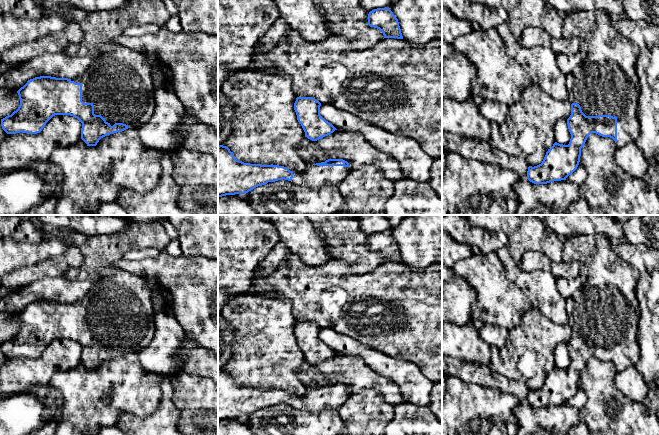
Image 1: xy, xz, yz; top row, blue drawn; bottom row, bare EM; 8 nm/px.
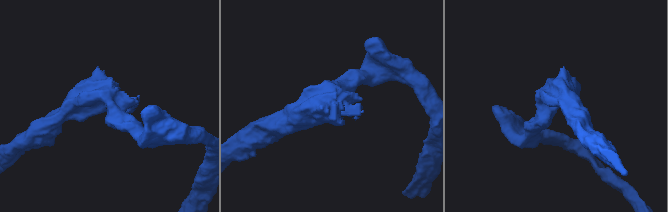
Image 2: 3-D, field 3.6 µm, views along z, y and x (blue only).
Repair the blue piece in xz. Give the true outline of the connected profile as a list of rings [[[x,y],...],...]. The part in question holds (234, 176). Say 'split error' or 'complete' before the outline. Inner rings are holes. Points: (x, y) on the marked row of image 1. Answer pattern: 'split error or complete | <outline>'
split error | [[[218,145],[218,197],[245,194],[258,186],[282,179],[314,189],[338,187],[350,171],[349,163],[343,159],[307,164],[303,173],[292,172],[279,165],[244,163],[237,160],[228,147]]]

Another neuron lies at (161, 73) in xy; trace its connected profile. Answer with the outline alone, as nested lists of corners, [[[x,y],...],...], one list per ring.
[[[146,55],[146,62],[151,68],[152,82],[155,88],[163,83],[172,83],[172,71],[160,59],[154,55]]]

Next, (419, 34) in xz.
[[[398,0],[389,8],[410,44],[442,39],[442,0]]]

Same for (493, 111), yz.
[[[476,98],[480,113],[490,122],[501,124],[504,122],[508,107],[491,99]]]

